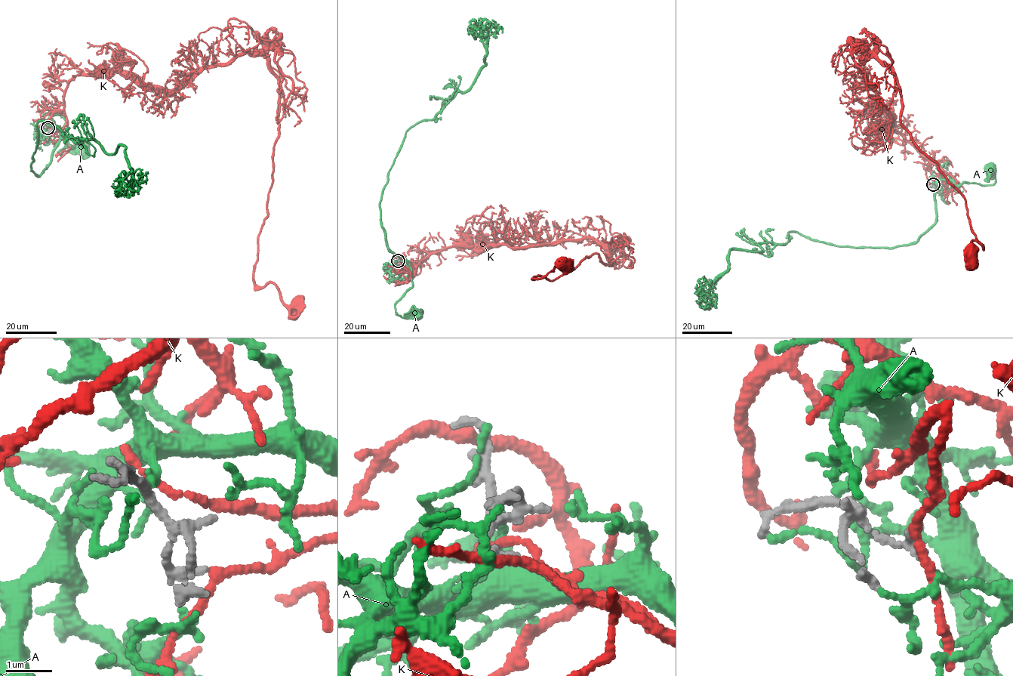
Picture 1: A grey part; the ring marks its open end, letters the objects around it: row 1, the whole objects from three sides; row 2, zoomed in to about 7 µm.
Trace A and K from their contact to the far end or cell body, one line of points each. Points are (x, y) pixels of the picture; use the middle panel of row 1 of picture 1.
A: (398, 260), (398, 263), (405, 263), (411, 268), (412, 284), (395, 304), (395, 312), (406, 318), (418, 313)
K: (399, 263), (415, 271), (451, 247), (592, 238), (611, 263), (597, 253), (551, 280), (533, 279), (568, 266)

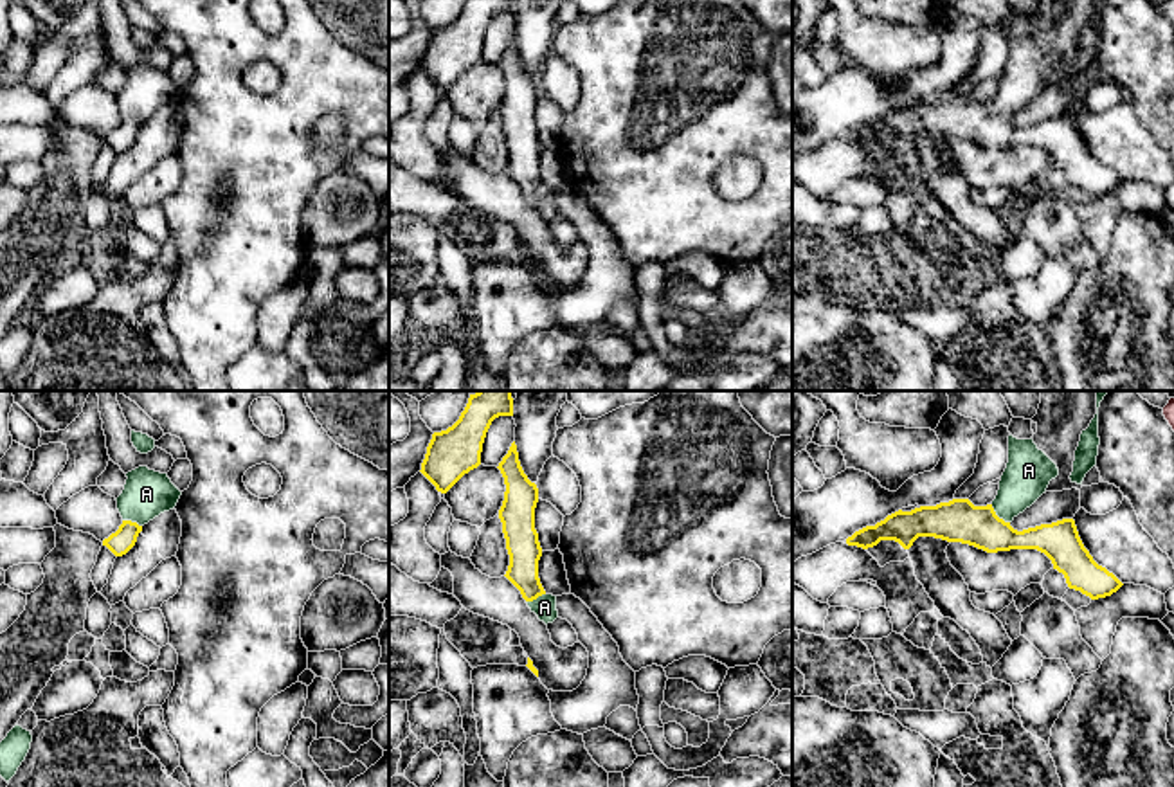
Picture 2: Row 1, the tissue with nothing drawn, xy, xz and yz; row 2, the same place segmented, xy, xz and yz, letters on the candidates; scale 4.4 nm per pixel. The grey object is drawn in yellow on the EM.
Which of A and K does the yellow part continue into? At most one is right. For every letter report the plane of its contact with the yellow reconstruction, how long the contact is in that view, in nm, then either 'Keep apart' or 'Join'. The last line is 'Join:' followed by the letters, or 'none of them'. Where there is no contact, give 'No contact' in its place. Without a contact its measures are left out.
A: Touches yellow in yz. Shared border 120 nm. Join
K: No contact. Keep apart
Join: A

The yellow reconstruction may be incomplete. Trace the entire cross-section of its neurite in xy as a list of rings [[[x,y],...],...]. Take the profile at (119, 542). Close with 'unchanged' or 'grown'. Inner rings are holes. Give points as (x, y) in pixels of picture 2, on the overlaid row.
[[[139,466],[126,474],[122,493],[115,499],[122,524],[103,540],[115,556],[126,555],[137,542],[142,526],[176,506],[182,492],[167,474]]]; grown

